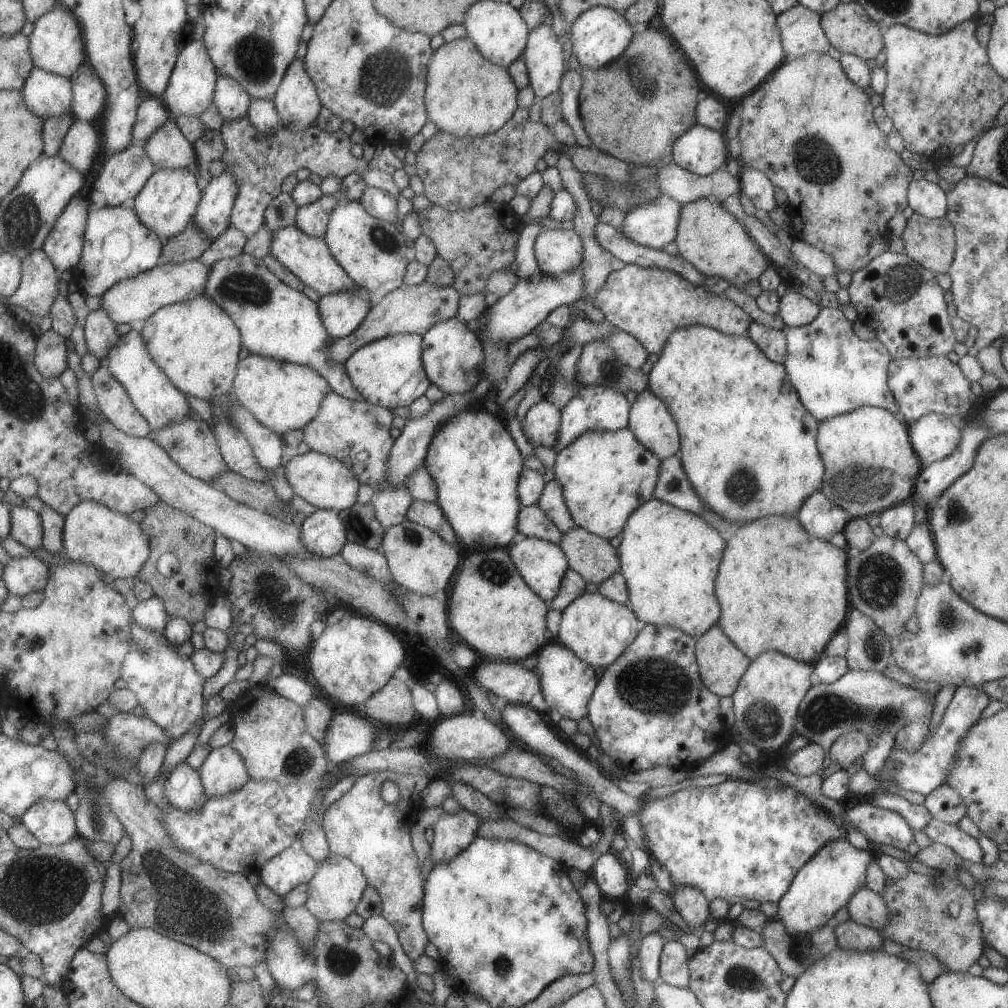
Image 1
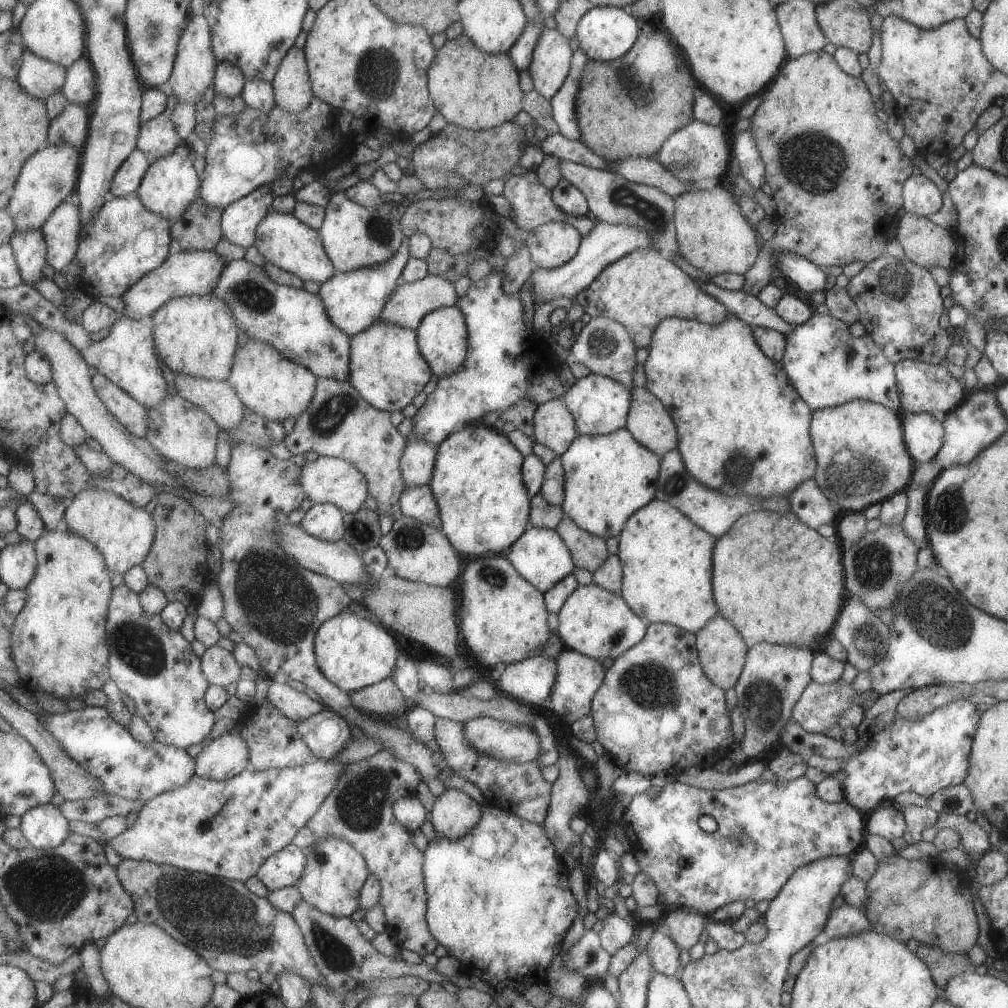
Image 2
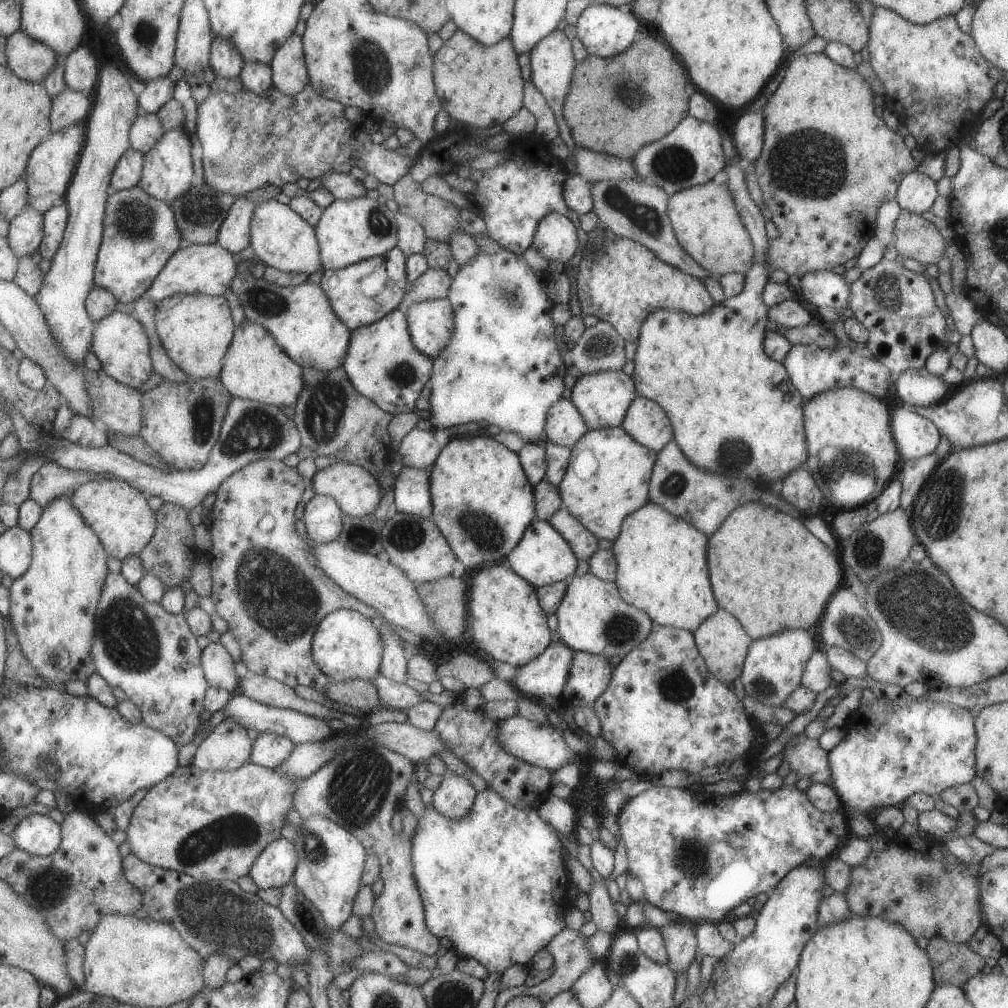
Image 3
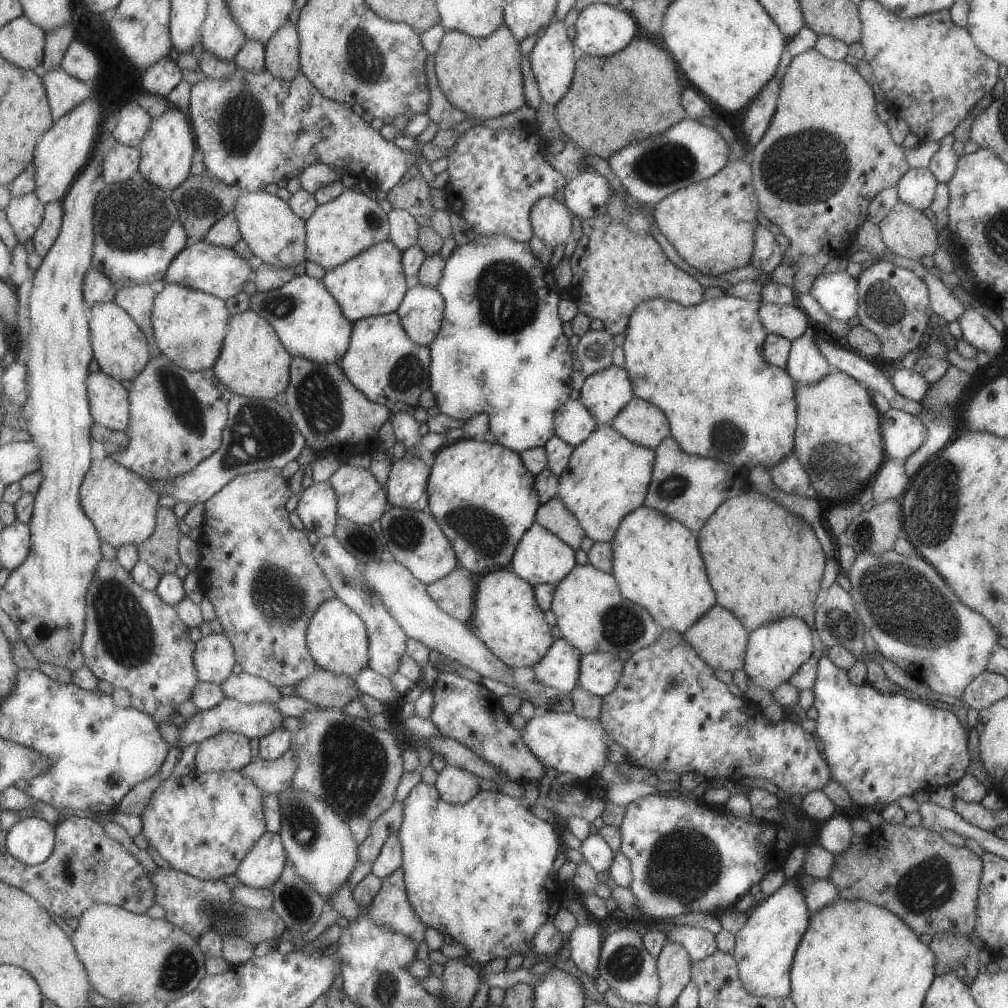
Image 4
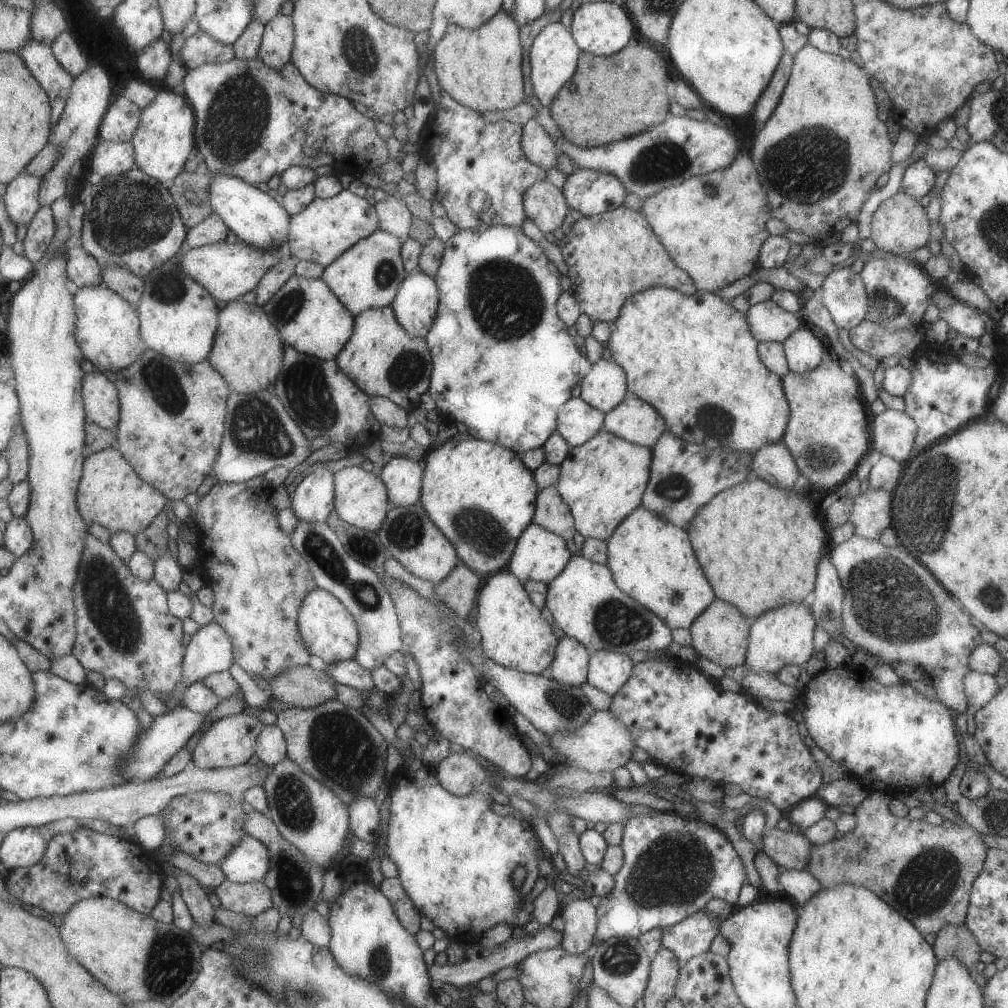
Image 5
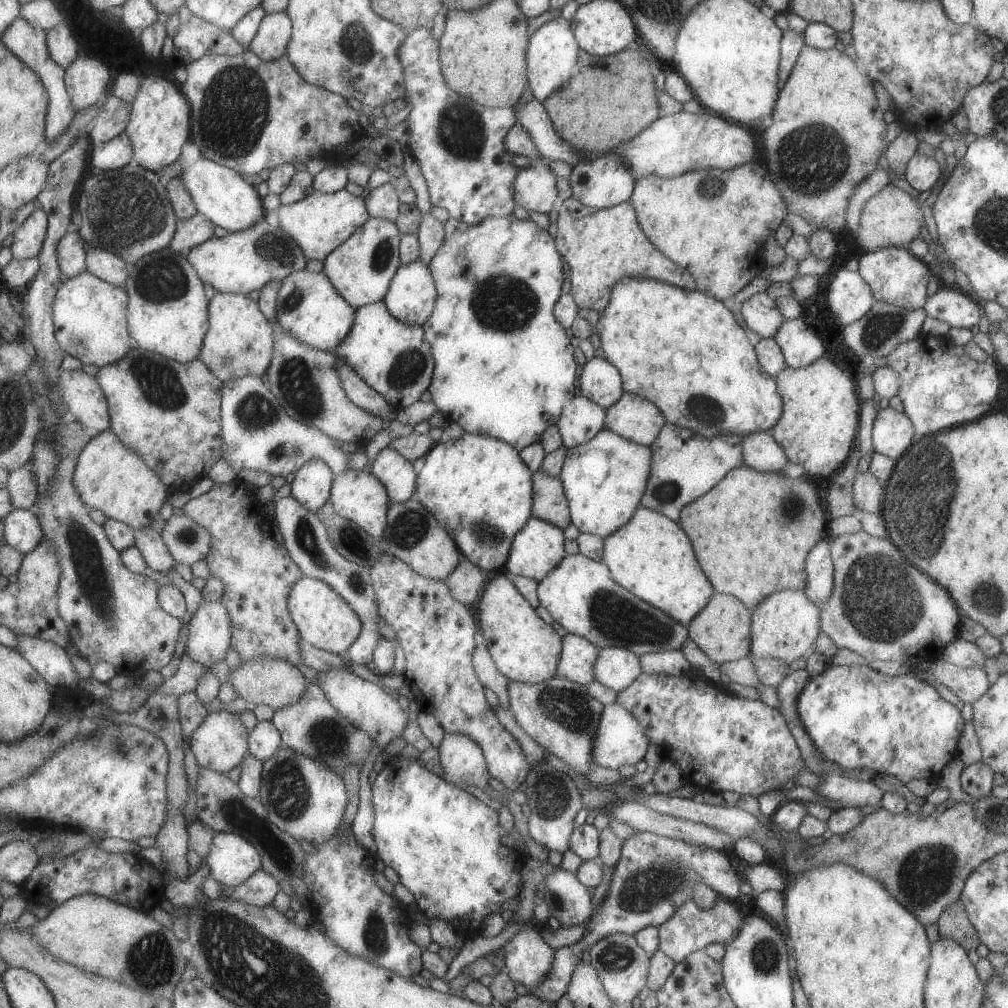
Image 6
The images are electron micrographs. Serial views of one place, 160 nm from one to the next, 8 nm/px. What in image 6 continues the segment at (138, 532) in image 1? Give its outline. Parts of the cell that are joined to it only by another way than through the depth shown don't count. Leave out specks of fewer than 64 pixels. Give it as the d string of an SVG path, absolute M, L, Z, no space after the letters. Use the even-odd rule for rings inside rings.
M112 430L95 433L80 454L73 477L77 492L89 508L100 510L106 519L123 521L135 530L150 527L167 498L167 490L157 473Z

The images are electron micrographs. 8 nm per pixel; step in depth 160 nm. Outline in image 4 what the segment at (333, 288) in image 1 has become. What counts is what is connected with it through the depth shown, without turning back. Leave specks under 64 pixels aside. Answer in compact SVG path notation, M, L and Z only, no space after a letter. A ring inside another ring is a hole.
M244 190L244 193L236 198L233 212L242 240L259 262L284 269L307 261L304 220L289 208L287 201L263 190Z

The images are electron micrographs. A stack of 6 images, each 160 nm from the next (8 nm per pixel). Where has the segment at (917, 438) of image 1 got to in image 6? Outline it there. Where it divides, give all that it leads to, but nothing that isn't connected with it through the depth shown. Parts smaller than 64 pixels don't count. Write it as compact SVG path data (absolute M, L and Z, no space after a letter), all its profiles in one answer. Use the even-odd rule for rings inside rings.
M889 406L877 411L871 429L875 453L896 461L912 445L914 439L914 426L904 412L897 412Z

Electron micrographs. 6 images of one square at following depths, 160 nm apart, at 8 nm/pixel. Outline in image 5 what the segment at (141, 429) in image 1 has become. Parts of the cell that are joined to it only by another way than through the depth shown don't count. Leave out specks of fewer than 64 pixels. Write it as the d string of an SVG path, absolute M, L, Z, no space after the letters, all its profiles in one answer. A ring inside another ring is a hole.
M102 371L86 373L84 378L84 401L88 422L118 430L121 420L120 390Z

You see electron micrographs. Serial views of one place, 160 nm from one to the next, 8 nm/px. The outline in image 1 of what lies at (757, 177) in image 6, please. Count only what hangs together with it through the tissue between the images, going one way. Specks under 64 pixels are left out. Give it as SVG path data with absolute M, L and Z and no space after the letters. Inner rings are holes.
M699 198L679 206L681 210L674 239L679 257L689 262L703 277L725 278L739 290L747 282L758 280L768 267L768 260L737 218L721 206L718 198Z

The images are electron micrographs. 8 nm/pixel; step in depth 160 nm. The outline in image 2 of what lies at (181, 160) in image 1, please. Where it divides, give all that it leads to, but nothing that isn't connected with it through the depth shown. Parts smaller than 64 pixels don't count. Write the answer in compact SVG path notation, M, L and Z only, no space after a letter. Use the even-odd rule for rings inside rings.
M167 93L165 110L157 115L157 118L148 120L142 124L138 148L141 149L152 163L158 158L167 157L173 153L180 144L180 136L177 134L172 122L172 111L177 104L177 99Z

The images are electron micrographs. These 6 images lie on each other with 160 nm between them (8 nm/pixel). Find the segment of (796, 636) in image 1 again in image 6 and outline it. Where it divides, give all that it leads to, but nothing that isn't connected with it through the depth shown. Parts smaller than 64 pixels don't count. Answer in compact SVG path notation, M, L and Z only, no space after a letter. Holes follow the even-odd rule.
M743 464L729 470L727 474L713 487L709 492L706 492L703 496L696 498L693 502L686 504L680 512L678 525L685 531L687 538L690 540L695 558L701 567L701 570L705 573L707 580L711 583L715 593L723 593L731 595L741 601L749 610L753 610L761 601L762 598L767 598L773 592L784 591L791 589L794 591L802 591L806 585L806 574L804 562L809 550L813 548L823 538L829 538L829 533L825 526L825 516L823 516L823 510L821 510L821 504L815 495L813 484L809 478L802 475L796 479L785 476L781 473L760 473L759 471L749 468Z

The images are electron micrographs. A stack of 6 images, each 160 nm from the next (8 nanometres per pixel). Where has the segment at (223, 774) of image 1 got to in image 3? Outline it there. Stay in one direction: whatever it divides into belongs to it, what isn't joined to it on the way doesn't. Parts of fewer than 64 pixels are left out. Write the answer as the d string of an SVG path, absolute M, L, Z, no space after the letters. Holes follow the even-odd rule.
M225 717L196 747L192 765L202 771L230 771L249 762L251 740L246 730Z

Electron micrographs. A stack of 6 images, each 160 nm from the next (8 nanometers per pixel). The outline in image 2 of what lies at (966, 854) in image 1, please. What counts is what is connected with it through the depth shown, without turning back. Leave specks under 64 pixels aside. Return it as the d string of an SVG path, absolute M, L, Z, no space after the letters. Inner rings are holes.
M941 813L934 822L934 828L954 830L959 835L959 848L967 855L979 857L990 849L988 835L965 815Z

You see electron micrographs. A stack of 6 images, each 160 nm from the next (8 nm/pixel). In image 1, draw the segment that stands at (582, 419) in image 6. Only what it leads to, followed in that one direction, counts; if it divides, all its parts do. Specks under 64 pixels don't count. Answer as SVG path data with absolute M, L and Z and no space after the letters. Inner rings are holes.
M541 399L527 410L522 424L525 439L529 440L531 445L553 448L559 436L561 412L555 408L555 404Z

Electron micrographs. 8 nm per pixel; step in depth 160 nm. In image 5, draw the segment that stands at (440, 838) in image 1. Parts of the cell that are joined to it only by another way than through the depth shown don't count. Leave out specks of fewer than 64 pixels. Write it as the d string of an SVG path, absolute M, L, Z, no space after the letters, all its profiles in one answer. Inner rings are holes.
M450 752L433 769L438 783L455 796L471 793L489 795L495 789L486 775L487 770L467 753Z

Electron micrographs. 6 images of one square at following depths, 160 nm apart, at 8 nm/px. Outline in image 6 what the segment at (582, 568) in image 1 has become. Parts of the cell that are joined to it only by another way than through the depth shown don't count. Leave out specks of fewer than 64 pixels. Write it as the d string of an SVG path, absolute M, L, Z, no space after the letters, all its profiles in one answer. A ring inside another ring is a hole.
M540 470L532 472L532 517L563 530L569 526L570 514L559 477Z

